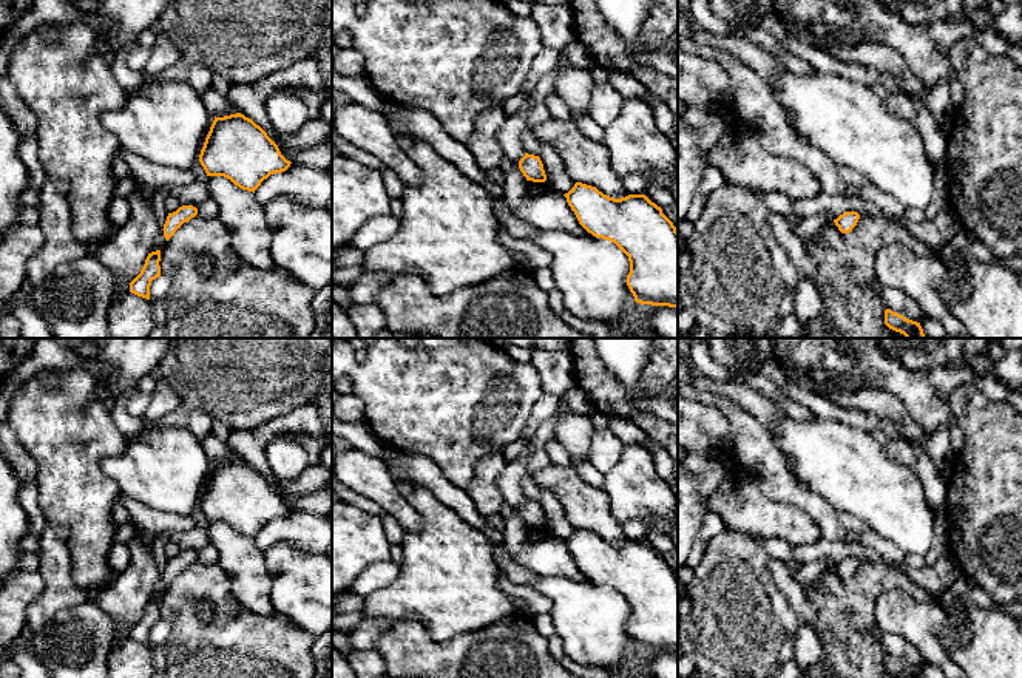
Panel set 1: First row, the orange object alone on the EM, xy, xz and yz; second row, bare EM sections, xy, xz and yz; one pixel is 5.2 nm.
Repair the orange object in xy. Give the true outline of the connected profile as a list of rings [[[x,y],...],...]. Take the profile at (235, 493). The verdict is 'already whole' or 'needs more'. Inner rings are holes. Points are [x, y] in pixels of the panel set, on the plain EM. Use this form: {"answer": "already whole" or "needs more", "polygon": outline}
{"answer": "already whole", "polygon": [[[241,459],[215,463],[199,508],[207,522],[224,522],[253,539],[264,525],[292,510],[267,479]]]}

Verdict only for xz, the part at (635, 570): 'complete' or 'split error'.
complete

